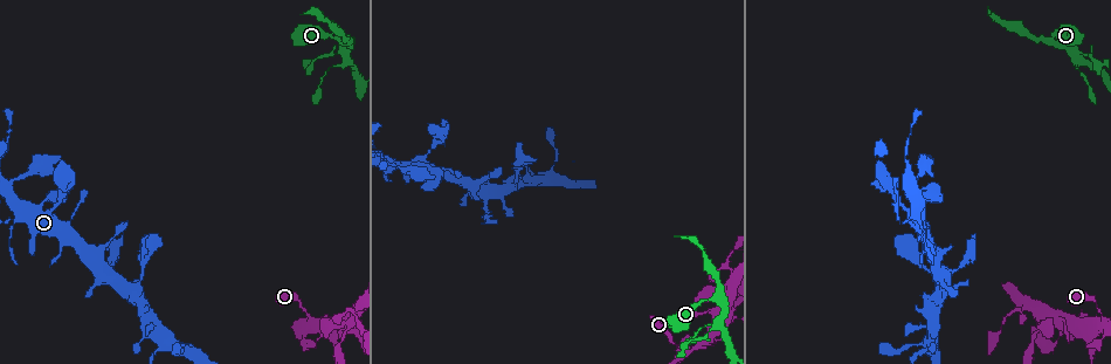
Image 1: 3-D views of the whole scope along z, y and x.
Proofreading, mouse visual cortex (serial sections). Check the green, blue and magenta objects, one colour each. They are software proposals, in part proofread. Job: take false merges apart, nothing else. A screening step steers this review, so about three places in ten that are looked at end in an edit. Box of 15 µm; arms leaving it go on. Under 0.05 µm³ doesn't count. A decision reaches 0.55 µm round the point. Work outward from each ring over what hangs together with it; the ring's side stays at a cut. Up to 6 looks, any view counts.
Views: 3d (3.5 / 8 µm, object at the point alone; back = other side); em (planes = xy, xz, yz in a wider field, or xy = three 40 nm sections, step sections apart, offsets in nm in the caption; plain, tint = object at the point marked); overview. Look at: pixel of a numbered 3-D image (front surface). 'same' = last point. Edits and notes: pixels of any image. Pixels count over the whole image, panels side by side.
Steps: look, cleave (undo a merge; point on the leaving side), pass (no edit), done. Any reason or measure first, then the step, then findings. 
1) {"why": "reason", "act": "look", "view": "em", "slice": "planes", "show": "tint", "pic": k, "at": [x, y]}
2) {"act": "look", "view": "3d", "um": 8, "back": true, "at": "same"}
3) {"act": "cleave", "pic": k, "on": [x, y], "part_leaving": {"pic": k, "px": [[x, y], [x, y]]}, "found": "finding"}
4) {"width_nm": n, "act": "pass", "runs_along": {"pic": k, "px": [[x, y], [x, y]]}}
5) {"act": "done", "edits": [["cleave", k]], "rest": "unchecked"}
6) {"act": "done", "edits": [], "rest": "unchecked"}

{"act": "look", "view": "3d", "um": 3.5, "pic": 1, "at": [352, 323]}

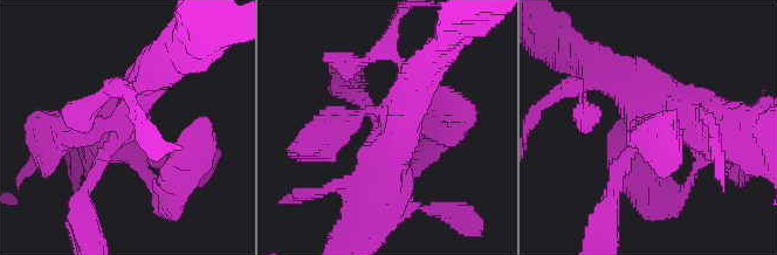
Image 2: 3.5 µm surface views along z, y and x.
{"why": "need the tissue", "act": "look", "view": "em", "slice": "xy", "step": 3, "show": "tint", "pic": 2, "at": [384, 133]}

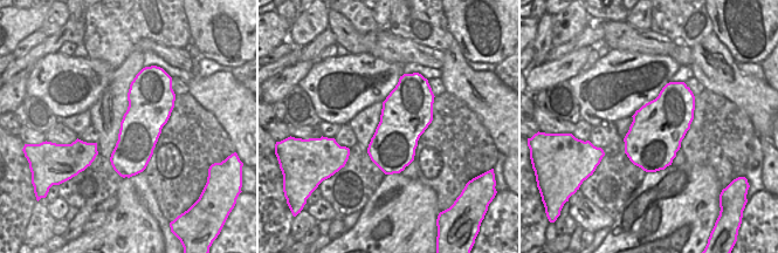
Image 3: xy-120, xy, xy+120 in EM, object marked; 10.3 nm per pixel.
{"act": "pass", "found": "all the same cell"}

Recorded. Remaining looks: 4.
{"why": "three arms meet", "act": "look", "view": "3d", "um": 3.5, "pic": 1, "at": [303, 336]}

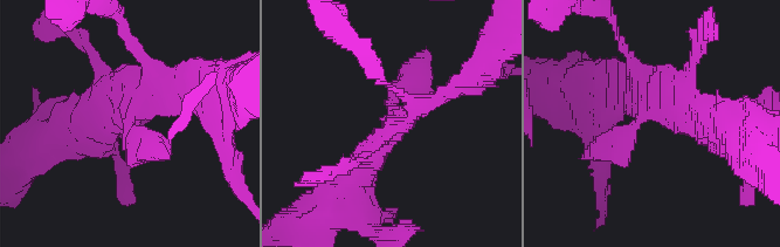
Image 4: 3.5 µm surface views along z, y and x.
{"why": "need the tissue", "act": "look", "view": "em", "slice": "xy", "step": 5, "show": "tint", "pic": 4, "at": [131, 123]}

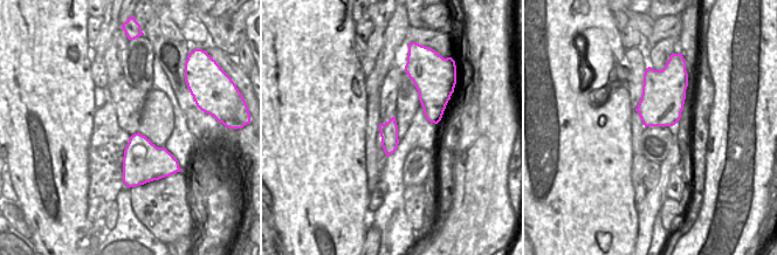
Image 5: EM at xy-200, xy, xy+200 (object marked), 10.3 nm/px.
{"width_nm": 190, "act": "pass", "runs_along": {"pic": 4, "px": [[633, 63], [651, 110], [585, 157]]}, "found": "one cell here"}

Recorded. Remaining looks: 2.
{"act": "done", "edits": [], "rest": "unchecked"}

